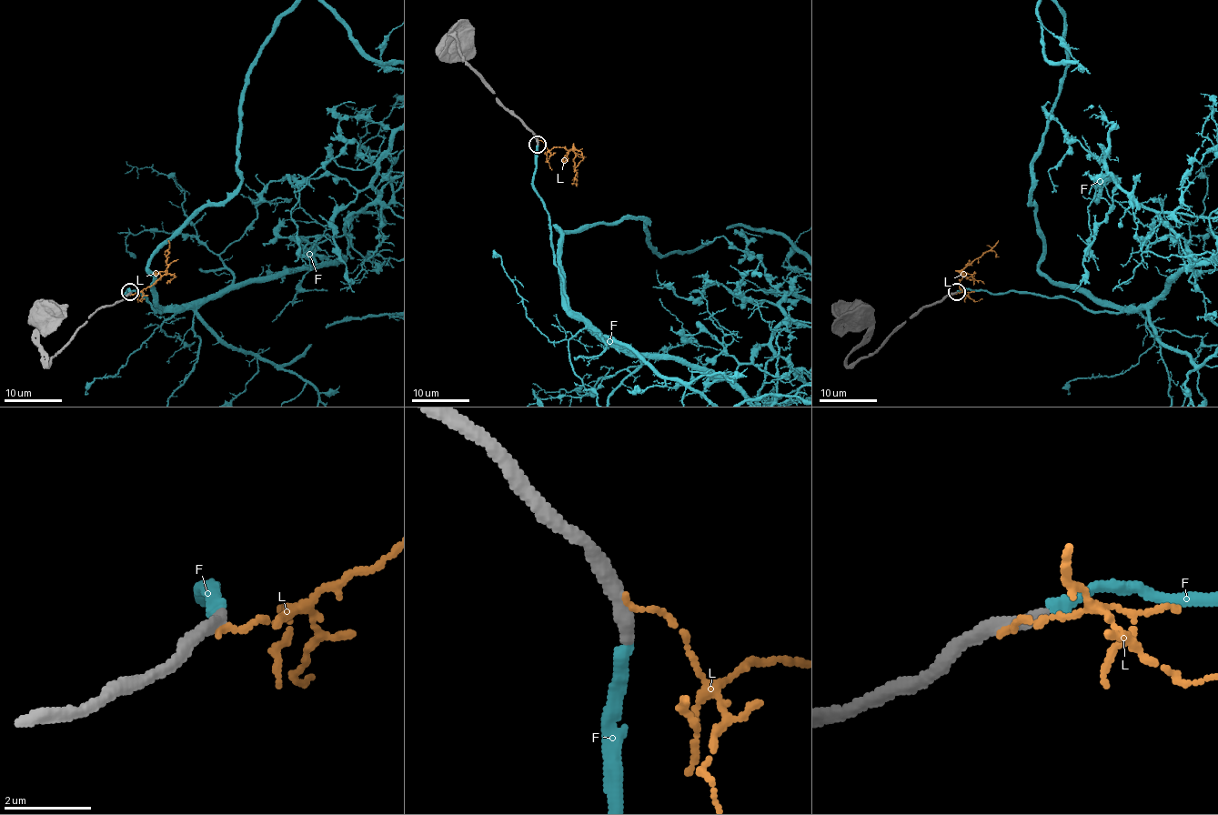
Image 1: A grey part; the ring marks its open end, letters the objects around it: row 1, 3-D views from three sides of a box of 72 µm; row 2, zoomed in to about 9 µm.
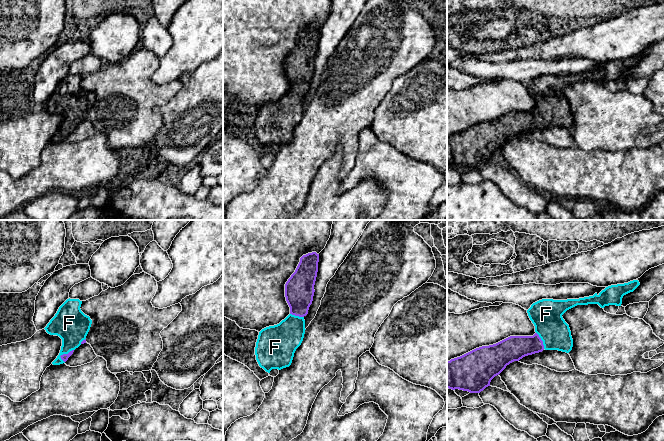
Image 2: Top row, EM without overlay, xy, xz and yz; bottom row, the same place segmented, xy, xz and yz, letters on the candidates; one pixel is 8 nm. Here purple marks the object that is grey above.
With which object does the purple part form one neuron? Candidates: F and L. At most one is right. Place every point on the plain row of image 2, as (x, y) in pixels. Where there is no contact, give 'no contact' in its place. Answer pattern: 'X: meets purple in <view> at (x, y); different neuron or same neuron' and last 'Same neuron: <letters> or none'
F: meets purple in xy at (65, 130); same neuron
L: no contact; different neuron
Same neuron: F

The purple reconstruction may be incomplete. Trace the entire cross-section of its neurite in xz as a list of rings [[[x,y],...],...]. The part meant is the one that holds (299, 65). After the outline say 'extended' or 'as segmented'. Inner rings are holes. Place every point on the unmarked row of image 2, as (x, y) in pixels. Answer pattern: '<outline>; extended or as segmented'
[[[308,29],[300,34],[300,38],[285,60],[285,73],[290,83],[290,90],[279,100],[269,102],[259,108],[255,123],[256,136],[261,144],[270,149],[272,145],[281,146],[292,139],[296,125],[301,121],[305,110],[304,93],[313,77],[314,61],[318,48],[319,30]]]; extended

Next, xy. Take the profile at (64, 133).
[[[67,75],[44,104],[48,110],[62,115],[60,129],[53,141],[65,139],[76,124],[86,119],[92,96],[81,87],[81,80],[79,75]]]; extended

